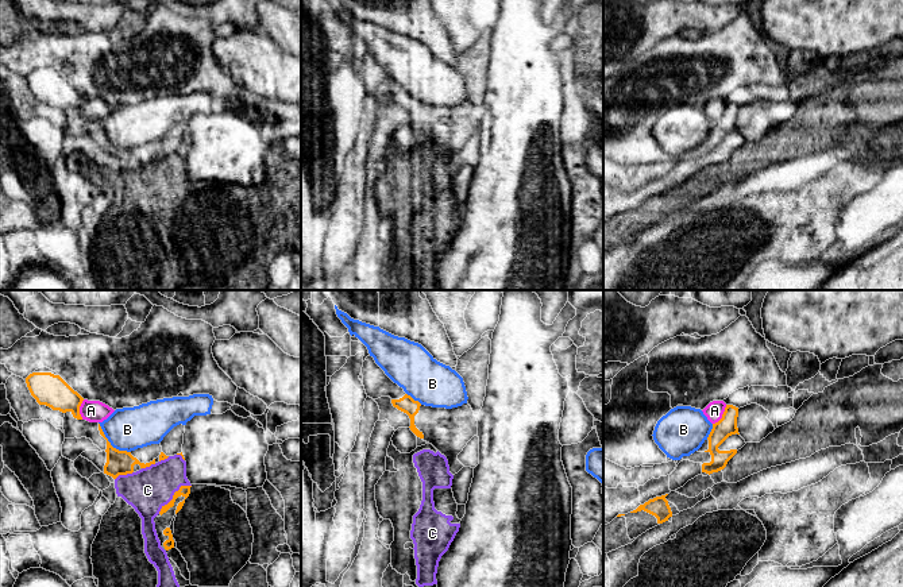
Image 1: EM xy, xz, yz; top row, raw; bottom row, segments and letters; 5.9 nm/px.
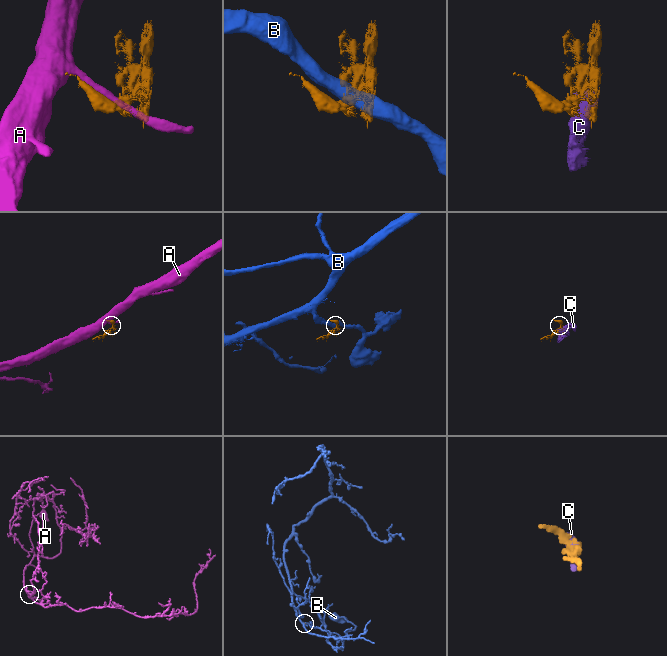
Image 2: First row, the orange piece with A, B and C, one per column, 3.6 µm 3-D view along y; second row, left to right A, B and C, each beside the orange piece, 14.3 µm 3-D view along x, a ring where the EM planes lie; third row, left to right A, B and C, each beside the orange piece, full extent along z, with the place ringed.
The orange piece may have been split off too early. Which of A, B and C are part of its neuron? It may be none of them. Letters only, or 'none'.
C

